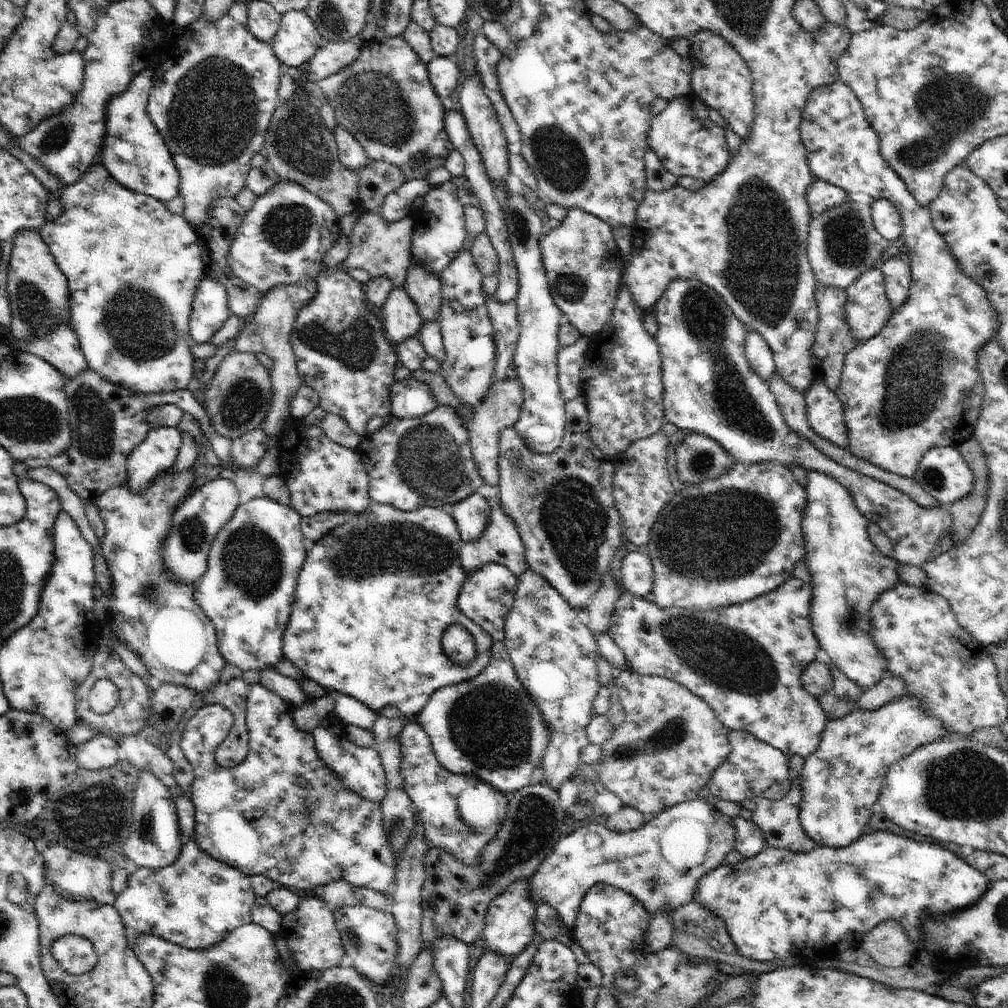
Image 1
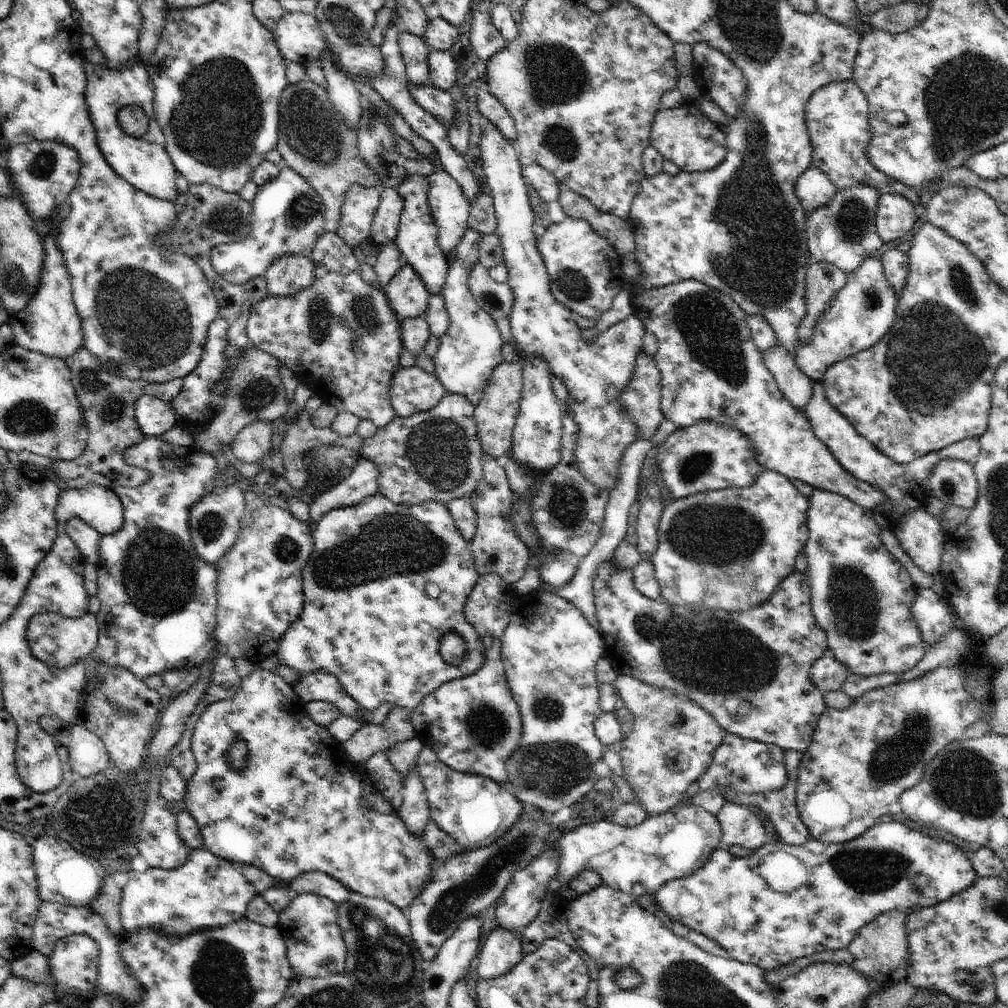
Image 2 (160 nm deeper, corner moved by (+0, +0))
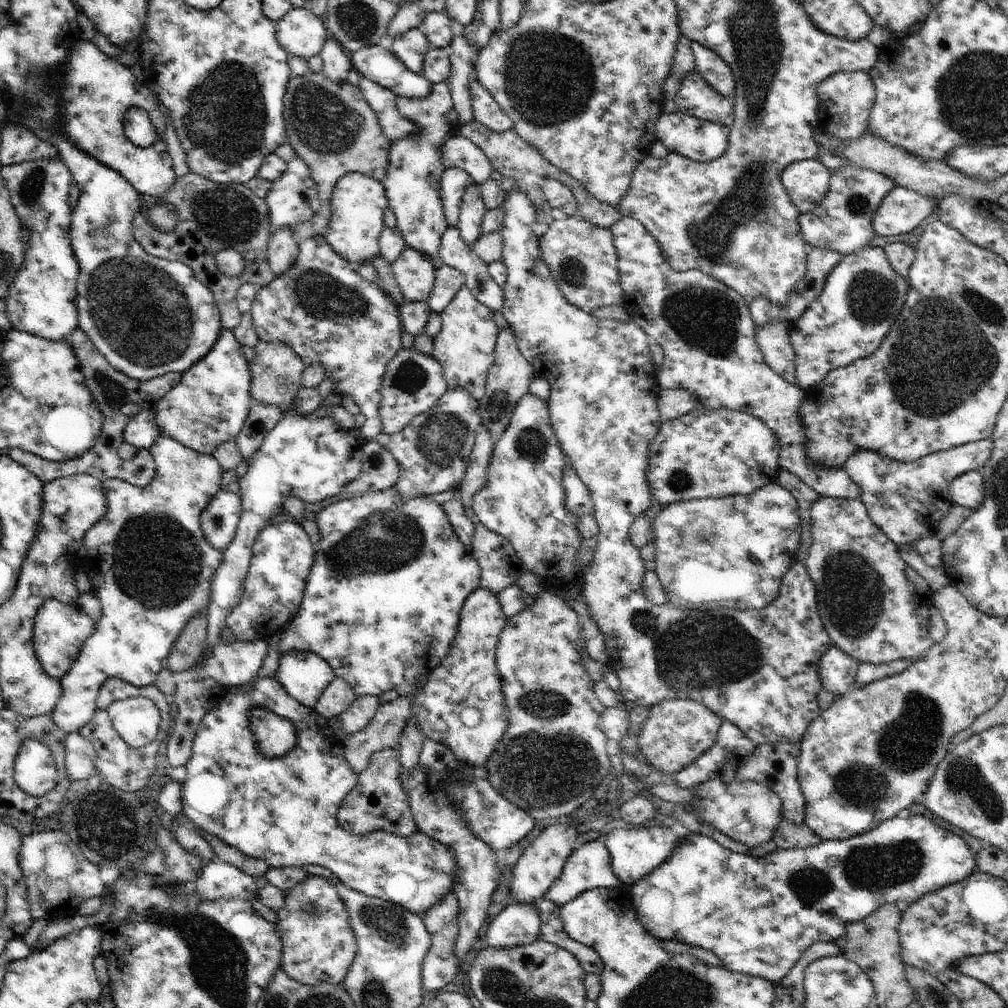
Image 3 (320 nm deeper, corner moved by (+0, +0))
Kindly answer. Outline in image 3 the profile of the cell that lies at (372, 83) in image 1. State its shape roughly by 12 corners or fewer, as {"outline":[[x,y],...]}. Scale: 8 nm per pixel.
{"outline":[[418,28],[395,36],[392,52],[421,75],[430,49]]}

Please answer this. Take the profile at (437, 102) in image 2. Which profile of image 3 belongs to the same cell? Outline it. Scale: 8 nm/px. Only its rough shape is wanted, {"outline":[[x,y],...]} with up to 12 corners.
{"outline":[[372,45],[350,56],[362,77],[417,99],[431,82],[390,49]]}

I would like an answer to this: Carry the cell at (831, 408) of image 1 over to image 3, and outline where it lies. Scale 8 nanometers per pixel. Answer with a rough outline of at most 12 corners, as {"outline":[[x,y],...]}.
{"outline":[[990,440],[912,462],[858,451],[841,462],[897,545],[935,535],[950,485],[982,471]]}

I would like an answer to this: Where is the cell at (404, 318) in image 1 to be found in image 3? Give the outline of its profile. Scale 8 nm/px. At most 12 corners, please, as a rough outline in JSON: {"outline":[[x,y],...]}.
{"outline":[[407,246],[391,265],[404,302],[426,301],[433,258]]}

